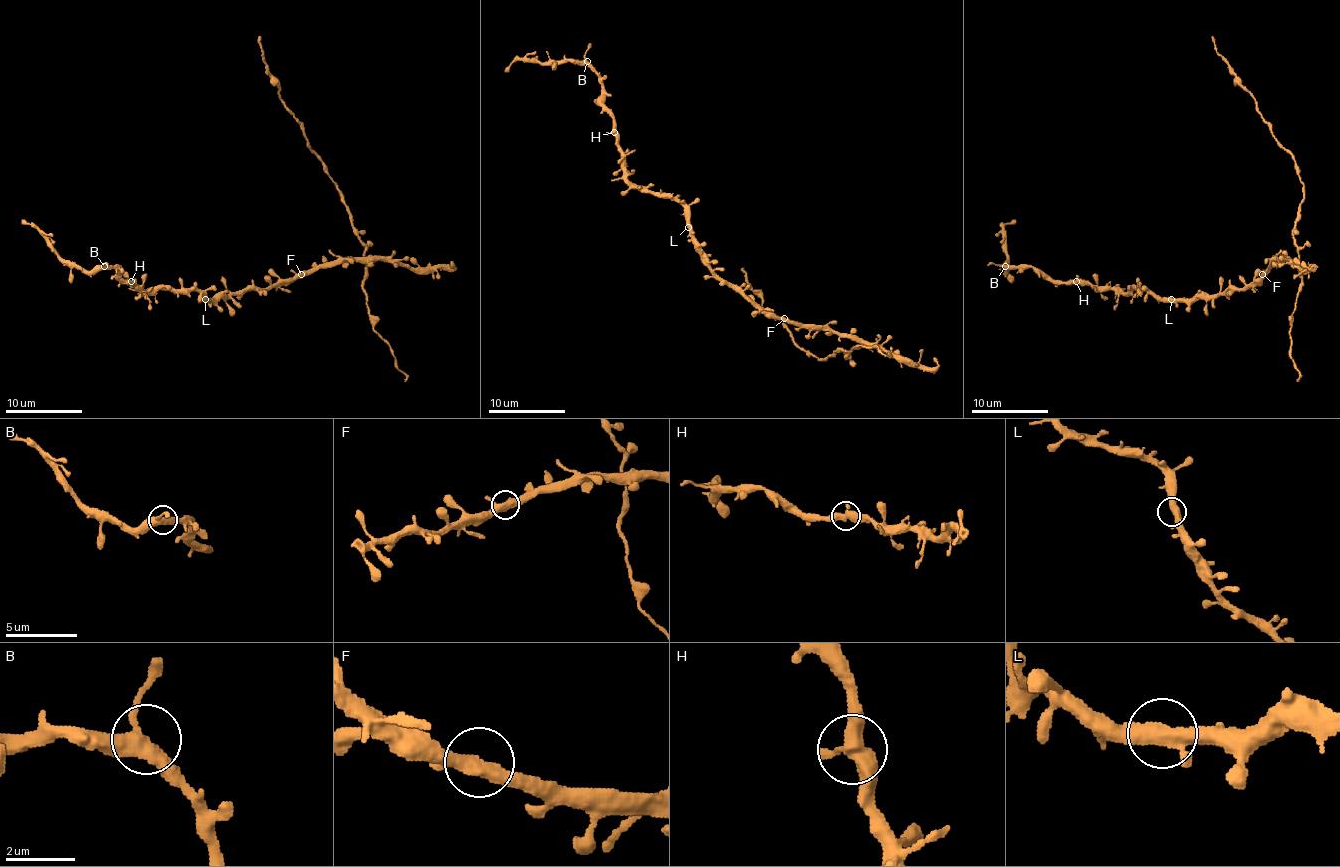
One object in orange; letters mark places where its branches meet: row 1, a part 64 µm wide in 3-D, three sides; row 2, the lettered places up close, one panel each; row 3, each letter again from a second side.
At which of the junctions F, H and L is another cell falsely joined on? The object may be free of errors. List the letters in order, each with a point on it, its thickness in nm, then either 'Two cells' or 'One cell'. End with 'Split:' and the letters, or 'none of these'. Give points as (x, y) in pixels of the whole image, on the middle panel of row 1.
F: Place: (784, 318). Thickness 380 nm. One cell
H: Place: (614, 132). Thickness 400 nm. One cell
L: Place: (688, 227). Thickness 380 nm. One cell
Split: none of these

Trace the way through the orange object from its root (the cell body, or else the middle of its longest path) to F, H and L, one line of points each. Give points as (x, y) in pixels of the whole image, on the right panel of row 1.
F: (1241, 288), (1262, 274)
H: (1241, 288), (1193, 299), (1158, 299), (1148, 290), (1096, 290), (1077, 282)
L: (1241, 288), (1227, 288), (1220, 294), (1196, 295), (1193, 299), (1171, 299)

